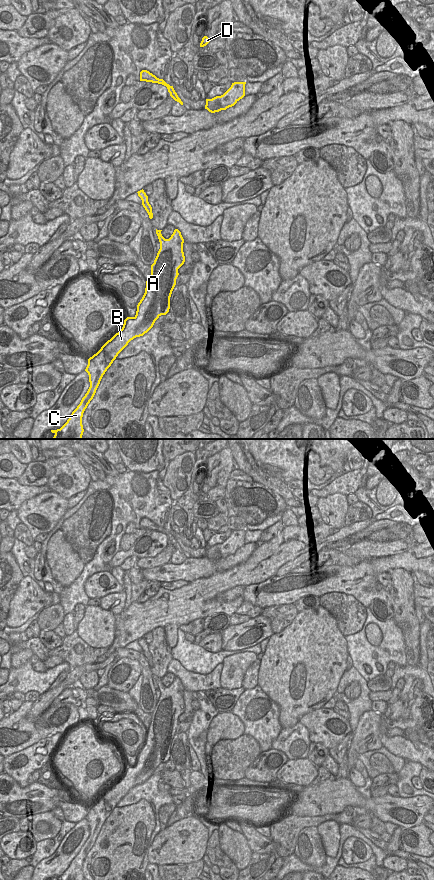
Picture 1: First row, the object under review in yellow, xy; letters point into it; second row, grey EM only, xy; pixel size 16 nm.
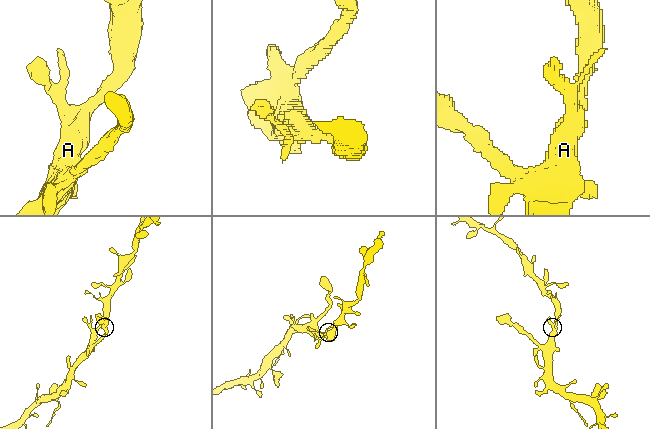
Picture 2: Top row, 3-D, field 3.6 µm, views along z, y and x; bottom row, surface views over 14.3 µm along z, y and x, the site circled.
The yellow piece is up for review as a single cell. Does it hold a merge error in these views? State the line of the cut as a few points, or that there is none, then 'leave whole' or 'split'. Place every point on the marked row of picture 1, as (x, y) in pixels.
no cut | leave whole

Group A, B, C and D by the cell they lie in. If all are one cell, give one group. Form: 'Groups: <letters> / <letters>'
Groups: A B C D.

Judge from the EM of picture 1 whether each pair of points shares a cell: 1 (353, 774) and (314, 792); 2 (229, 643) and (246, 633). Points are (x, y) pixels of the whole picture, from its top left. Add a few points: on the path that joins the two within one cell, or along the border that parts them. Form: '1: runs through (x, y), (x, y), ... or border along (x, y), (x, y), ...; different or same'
1: border along (347, 778), (355, 787); different
2: runs through (233, 639), (242, 636); same

